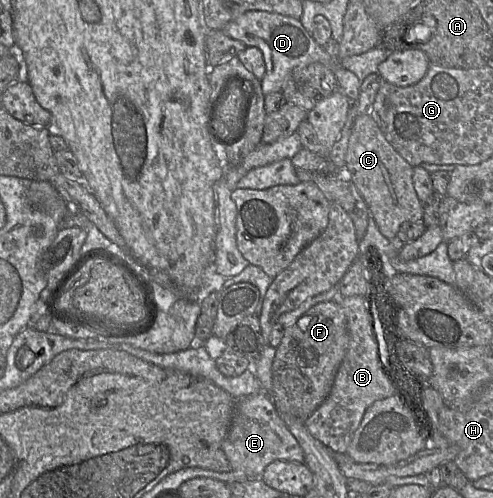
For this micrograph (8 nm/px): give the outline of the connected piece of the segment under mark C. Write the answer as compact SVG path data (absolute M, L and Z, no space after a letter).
M362 114L355 118L349 137L344 174L354 183L363 197L381 234L390 240L396 239L403 223L422 222L423 219L423 204L419 200L413 185L413 169L414 167L387 141L371 115Z

